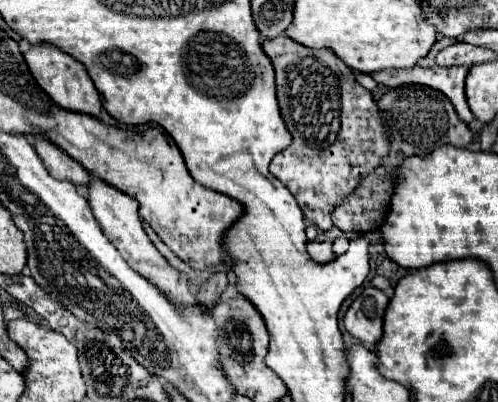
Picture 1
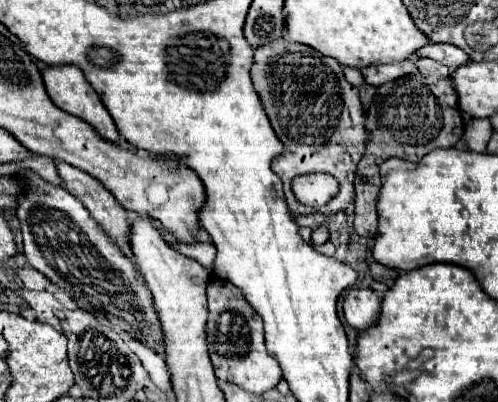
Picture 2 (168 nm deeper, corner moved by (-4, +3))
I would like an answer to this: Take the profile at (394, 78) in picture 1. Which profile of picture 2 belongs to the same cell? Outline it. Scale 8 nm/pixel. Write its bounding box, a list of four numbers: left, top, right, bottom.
[363,59,417,87]

